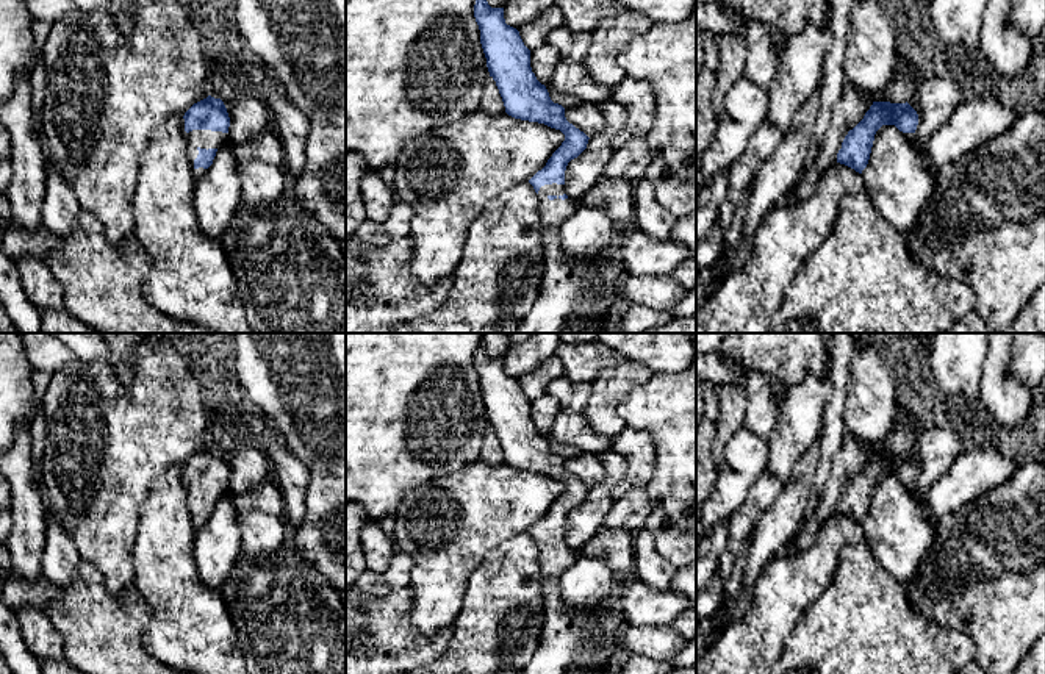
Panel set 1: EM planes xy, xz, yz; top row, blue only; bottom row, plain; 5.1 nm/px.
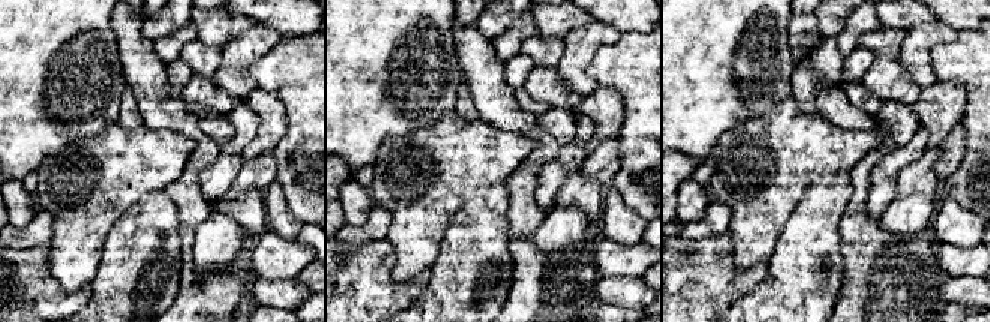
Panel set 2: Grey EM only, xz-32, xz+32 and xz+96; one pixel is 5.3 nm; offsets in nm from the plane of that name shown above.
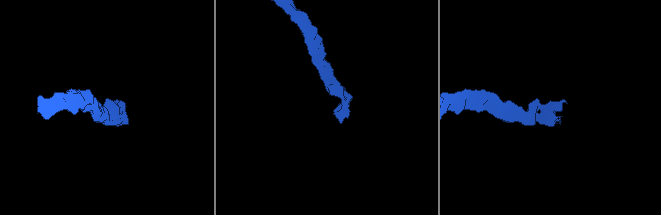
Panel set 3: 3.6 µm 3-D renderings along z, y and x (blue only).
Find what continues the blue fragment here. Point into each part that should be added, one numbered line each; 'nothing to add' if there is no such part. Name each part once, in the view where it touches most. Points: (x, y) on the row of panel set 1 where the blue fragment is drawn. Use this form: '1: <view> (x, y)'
1: xy (207, 139)

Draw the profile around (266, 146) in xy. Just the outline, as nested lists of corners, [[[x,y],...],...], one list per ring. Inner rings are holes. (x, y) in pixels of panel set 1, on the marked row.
[[[274,125],[258,133],[250,142],[233,144],[233,153],[238,161],[258,160],[283,166],[283,145]]]

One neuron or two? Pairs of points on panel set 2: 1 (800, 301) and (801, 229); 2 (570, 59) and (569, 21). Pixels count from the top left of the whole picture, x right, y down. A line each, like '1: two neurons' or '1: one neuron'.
1: one neuron
2: two neurons

